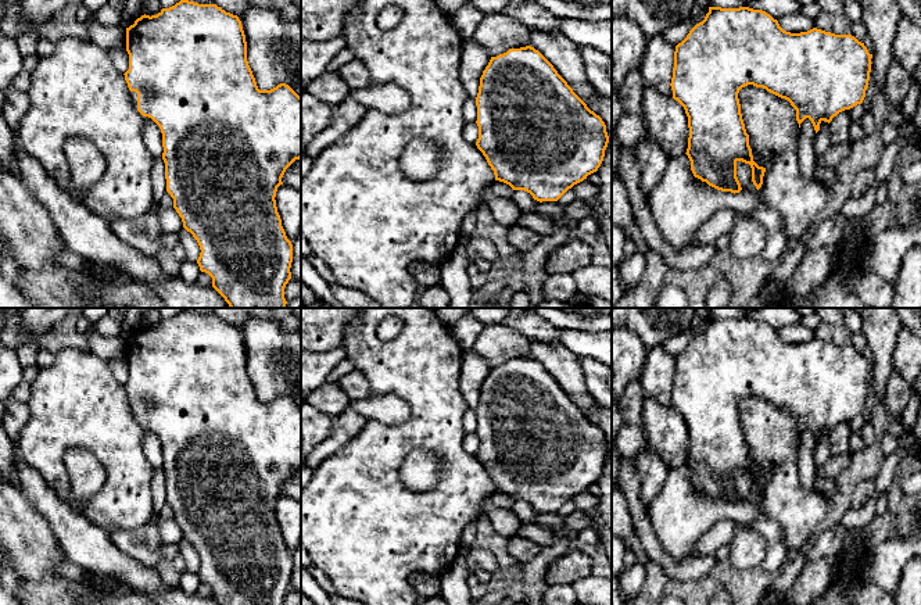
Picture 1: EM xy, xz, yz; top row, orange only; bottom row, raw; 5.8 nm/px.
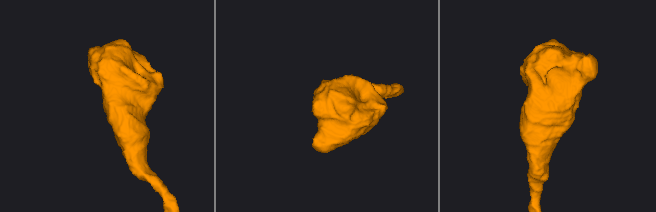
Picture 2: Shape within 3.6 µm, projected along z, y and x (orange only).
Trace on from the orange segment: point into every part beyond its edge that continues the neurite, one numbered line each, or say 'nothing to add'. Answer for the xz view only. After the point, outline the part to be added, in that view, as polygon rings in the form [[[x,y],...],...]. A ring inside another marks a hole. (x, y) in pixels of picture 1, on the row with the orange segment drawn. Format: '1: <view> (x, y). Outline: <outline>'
nothing to add

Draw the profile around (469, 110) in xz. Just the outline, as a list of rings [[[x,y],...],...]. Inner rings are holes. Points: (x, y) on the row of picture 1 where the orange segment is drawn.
[[[467,97],[463,101],[463,105],[462,105],[462,117],[463,117],[463,119],[465,119],[466,123],[470,123],[470,122],[476,122],[477,121],[476,99]]]

